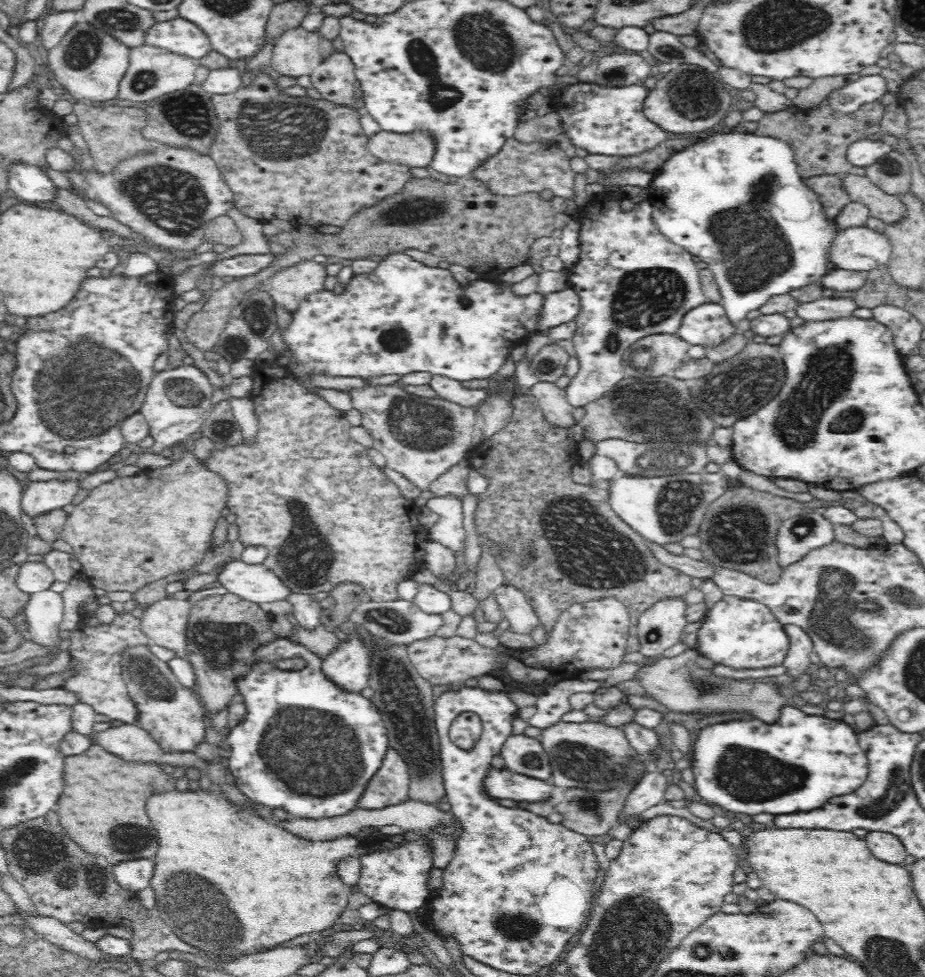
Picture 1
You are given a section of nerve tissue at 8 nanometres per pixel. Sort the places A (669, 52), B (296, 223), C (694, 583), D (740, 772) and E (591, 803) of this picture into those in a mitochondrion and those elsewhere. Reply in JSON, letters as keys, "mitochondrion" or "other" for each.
{"A":"mitochondrion","B":"other","C":"other","D":"mitochondrion","E":"mitochondrion"}

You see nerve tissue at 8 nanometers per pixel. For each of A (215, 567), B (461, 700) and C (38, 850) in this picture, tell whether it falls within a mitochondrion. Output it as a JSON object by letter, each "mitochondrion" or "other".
{"A":"other","B":"other","C":"mitochondrion"}

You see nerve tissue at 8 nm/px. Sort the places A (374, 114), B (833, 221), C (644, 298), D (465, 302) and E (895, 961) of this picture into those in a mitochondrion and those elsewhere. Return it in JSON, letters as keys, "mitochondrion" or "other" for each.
{"A":"other","B":"other","C":"mitochondrion","D":"other","E":"mitochondrion"}

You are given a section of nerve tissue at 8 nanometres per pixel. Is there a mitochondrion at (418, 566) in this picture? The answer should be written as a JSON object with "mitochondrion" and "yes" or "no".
{"mitochondrion":"no"}

